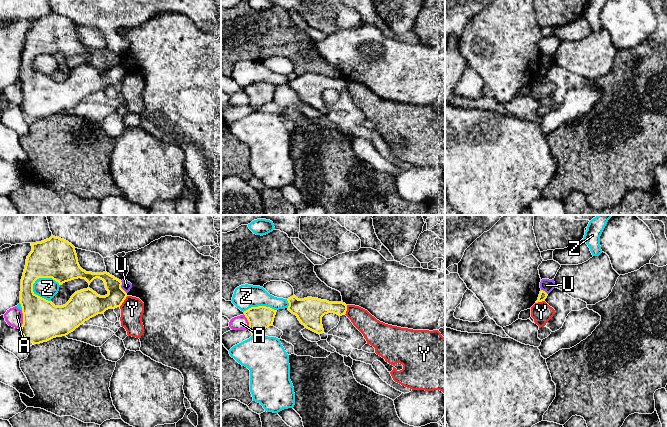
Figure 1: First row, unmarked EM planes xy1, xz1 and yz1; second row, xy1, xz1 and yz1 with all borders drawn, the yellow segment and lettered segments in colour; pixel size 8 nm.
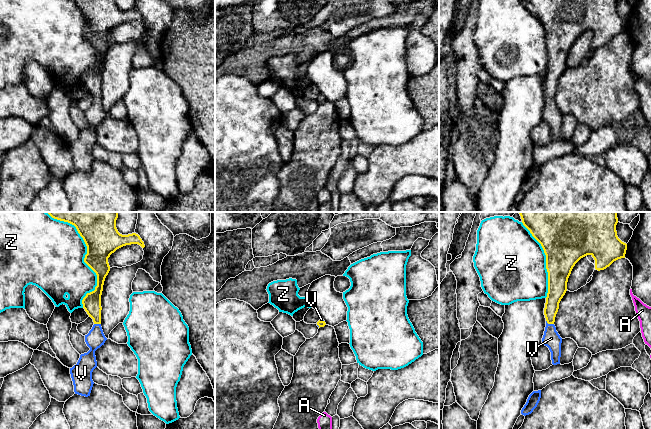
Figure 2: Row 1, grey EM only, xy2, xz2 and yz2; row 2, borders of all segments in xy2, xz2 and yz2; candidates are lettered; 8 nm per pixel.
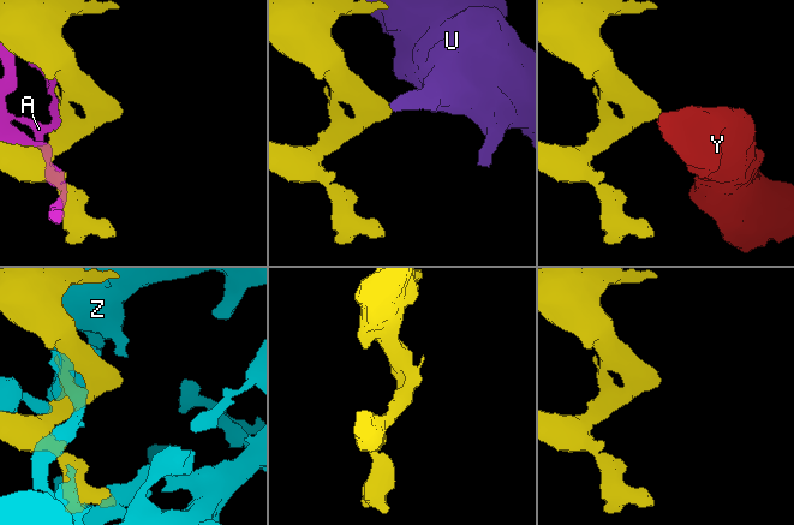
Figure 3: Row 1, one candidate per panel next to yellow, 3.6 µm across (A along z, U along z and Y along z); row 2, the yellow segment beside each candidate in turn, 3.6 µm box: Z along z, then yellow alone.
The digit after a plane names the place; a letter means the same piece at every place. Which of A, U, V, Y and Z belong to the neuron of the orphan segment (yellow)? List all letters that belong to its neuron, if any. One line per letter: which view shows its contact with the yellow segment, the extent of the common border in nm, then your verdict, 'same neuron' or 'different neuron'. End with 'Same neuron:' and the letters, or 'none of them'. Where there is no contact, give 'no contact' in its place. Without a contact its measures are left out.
A: contact in xy1; length 150 nm; different neuron
U: contact in xy1; length 120 nm; different neuron
V: contact in yz2; length 70 nm; same neuron
Y: contact in xy1; length 110 nm; different neuron
Z: contact in xy2; length 700 nm; different neuron
Same neuron: V

